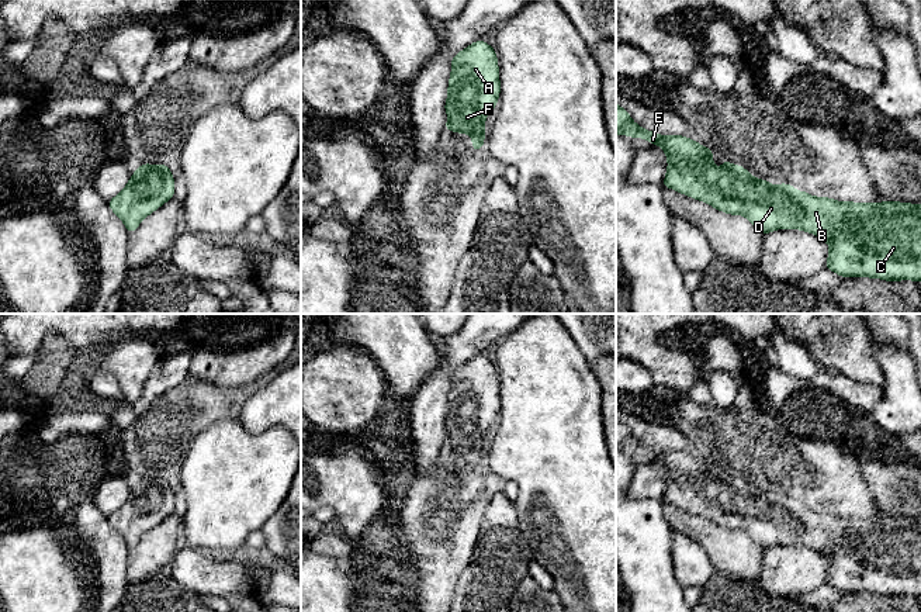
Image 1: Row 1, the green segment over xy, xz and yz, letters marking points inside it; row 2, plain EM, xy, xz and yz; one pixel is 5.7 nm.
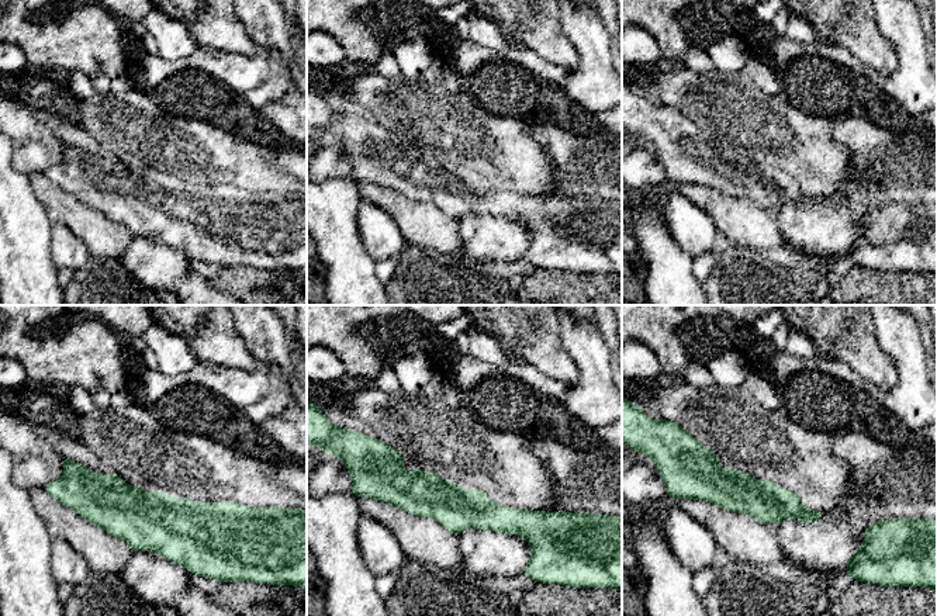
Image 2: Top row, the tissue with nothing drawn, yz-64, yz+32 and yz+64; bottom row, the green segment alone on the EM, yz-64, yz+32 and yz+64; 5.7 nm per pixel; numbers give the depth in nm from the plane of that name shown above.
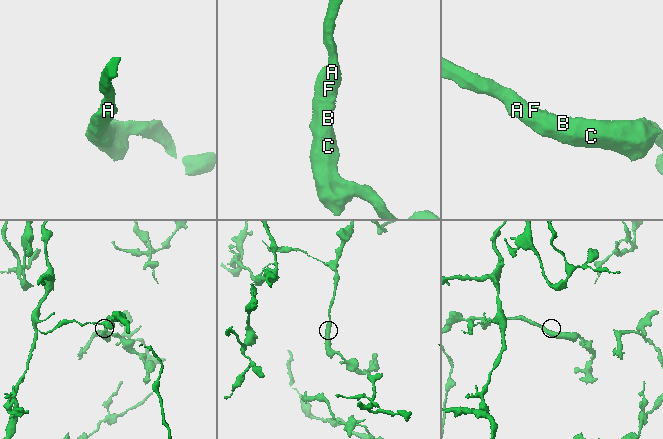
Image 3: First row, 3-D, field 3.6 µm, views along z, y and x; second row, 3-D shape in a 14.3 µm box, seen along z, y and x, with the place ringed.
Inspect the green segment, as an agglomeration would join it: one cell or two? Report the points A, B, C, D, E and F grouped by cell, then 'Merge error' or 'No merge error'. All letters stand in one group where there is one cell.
Groups: A B C D E F. No merge error

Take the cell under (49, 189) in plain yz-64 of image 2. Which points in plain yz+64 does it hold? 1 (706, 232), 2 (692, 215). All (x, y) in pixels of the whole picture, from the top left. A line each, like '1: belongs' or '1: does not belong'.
1: does not belong
2: does not belong

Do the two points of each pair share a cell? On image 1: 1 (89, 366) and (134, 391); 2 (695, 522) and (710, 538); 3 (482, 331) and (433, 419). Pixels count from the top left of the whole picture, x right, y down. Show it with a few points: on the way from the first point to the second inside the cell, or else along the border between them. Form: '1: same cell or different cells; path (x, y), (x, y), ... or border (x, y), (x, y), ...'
1: same cell; path (100, 366), (108, 366), (123, 380)
2: same cell; path (699, 526), (706, 533)
3: same cell; path (460, 352), (442, 373), (433, 390), (433, 397)

